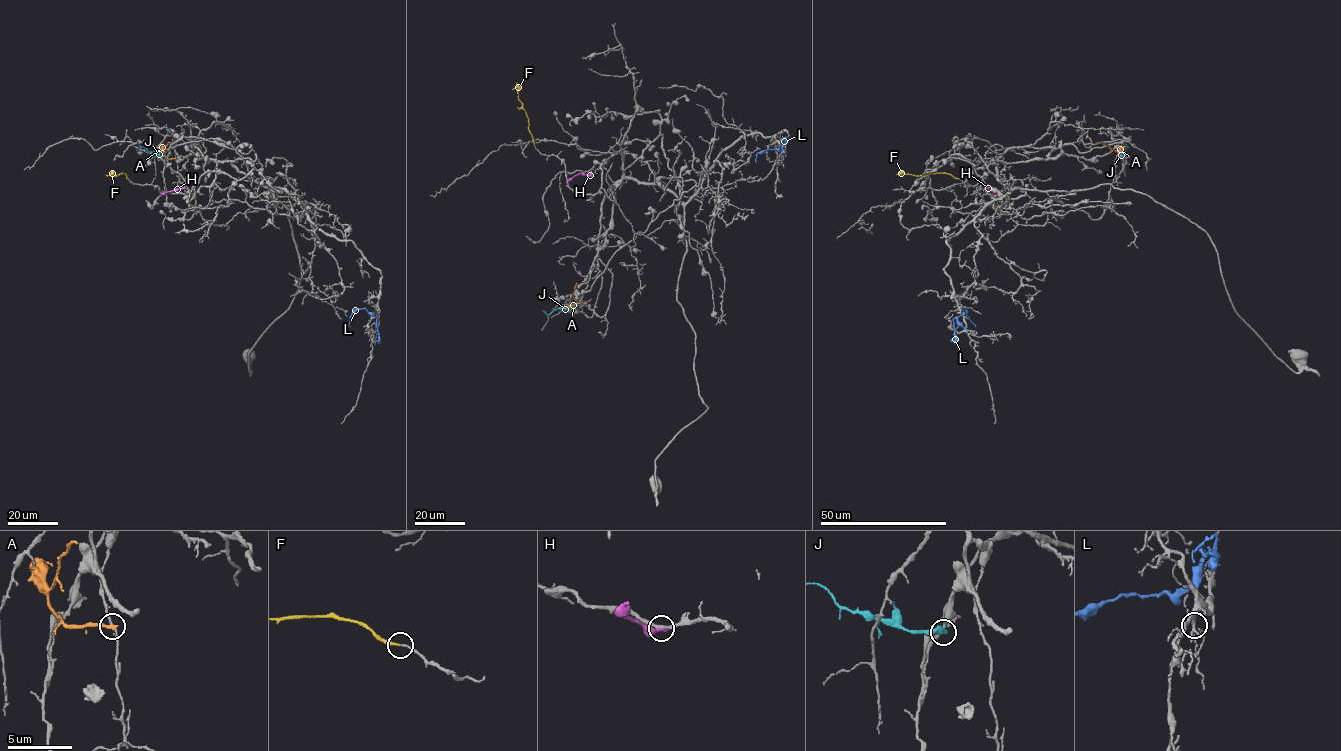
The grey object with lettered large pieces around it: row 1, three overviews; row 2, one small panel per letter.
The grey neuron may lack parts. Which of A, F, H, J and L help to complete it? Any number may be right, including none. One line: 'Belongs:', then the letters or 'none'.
Belongs: F

